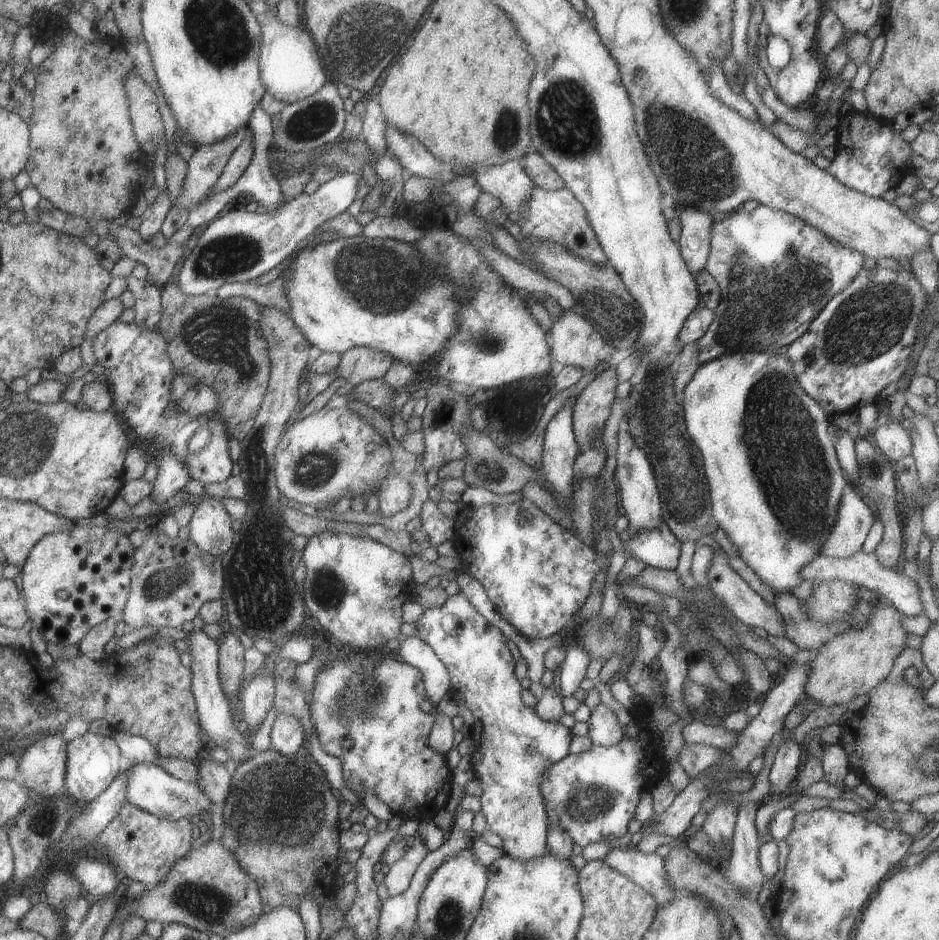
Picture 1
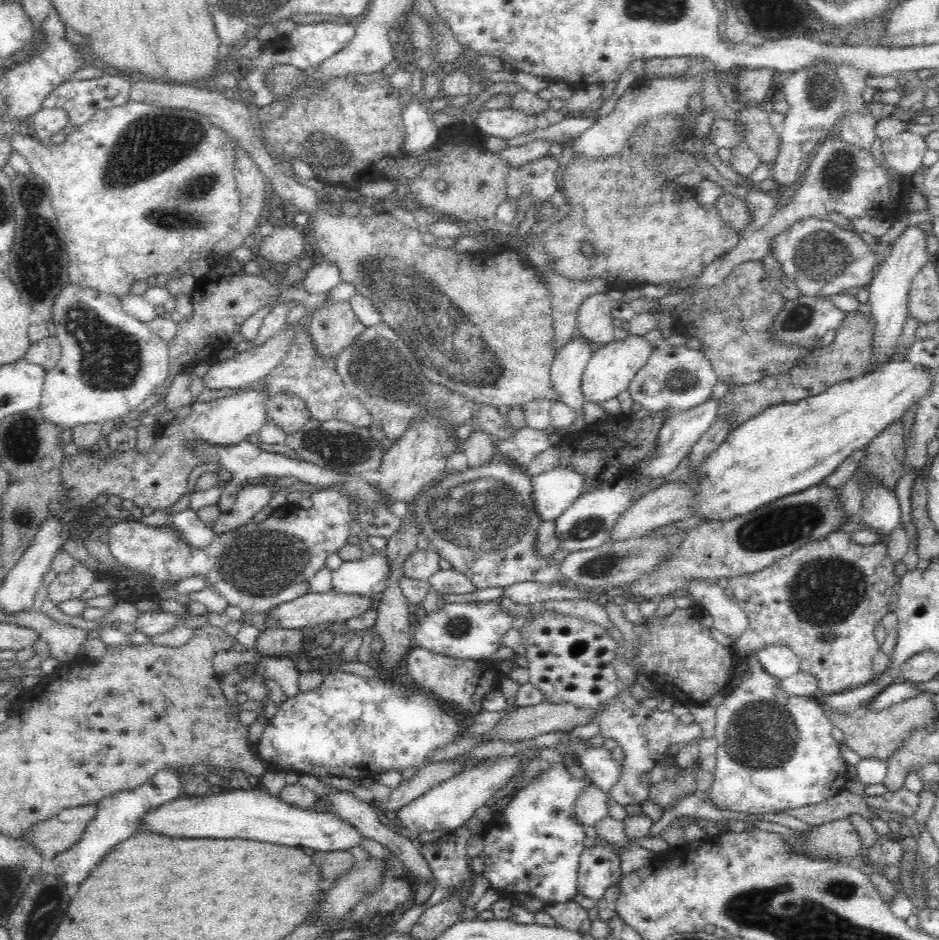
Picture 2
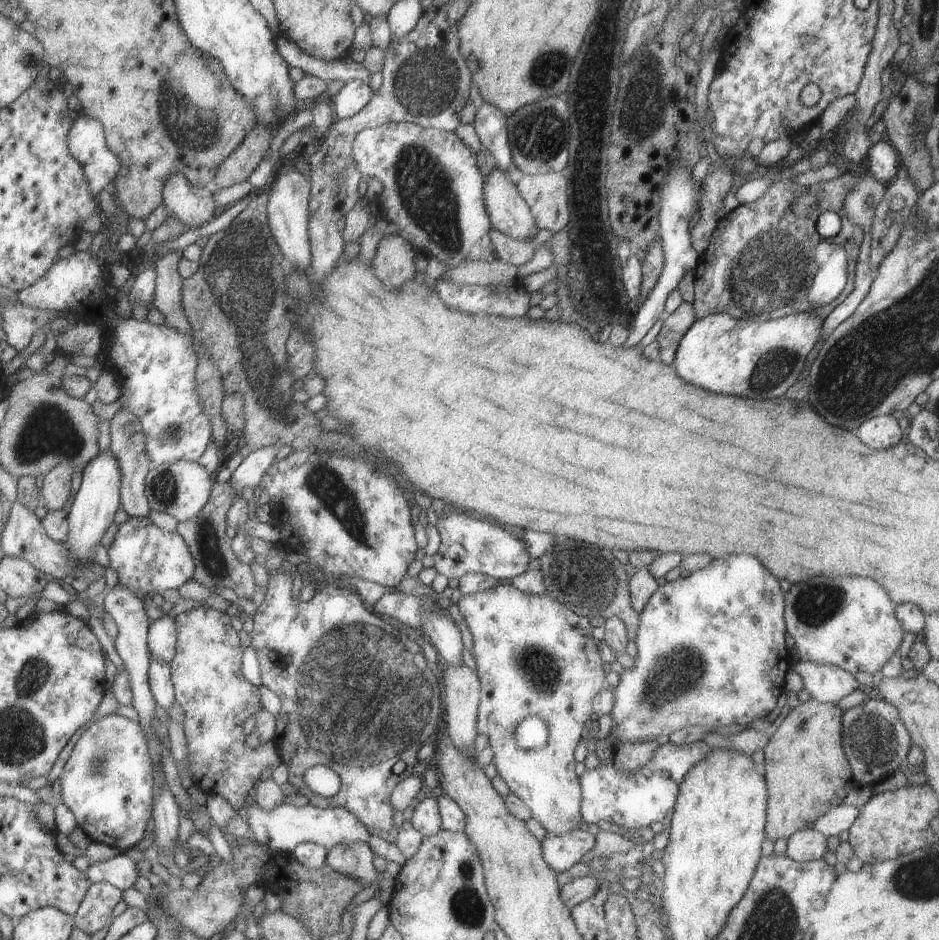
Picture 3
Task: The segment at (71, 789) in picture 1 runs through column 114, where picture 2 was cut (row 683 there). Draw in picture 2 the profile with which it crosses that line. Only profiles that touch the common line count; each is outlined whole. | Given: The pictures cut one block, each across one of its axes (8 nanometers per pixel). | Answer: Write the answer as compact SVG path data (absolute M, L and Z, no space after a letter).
M752 655L747 658L747 663L750 664L748 670L744 673L744 678L740 686L735 688L725 696L721 704L715 707L715 738L717 739L717 763L713 772L714 781L707 791L710 800L715 804L716 808L734 810L734 812L750 812L750 814L772 814L779 813L780 810L786 808L800 808L809 804L818 804L835 794L838 794L845 788L845 784L850 780L848 776L848 764L840 753L839 741L832 737L833 723L824 715L822 707L818 705L818 700L811 697L790 696L780 689L780 680L766 673L760 663L758 663L757 655Z

